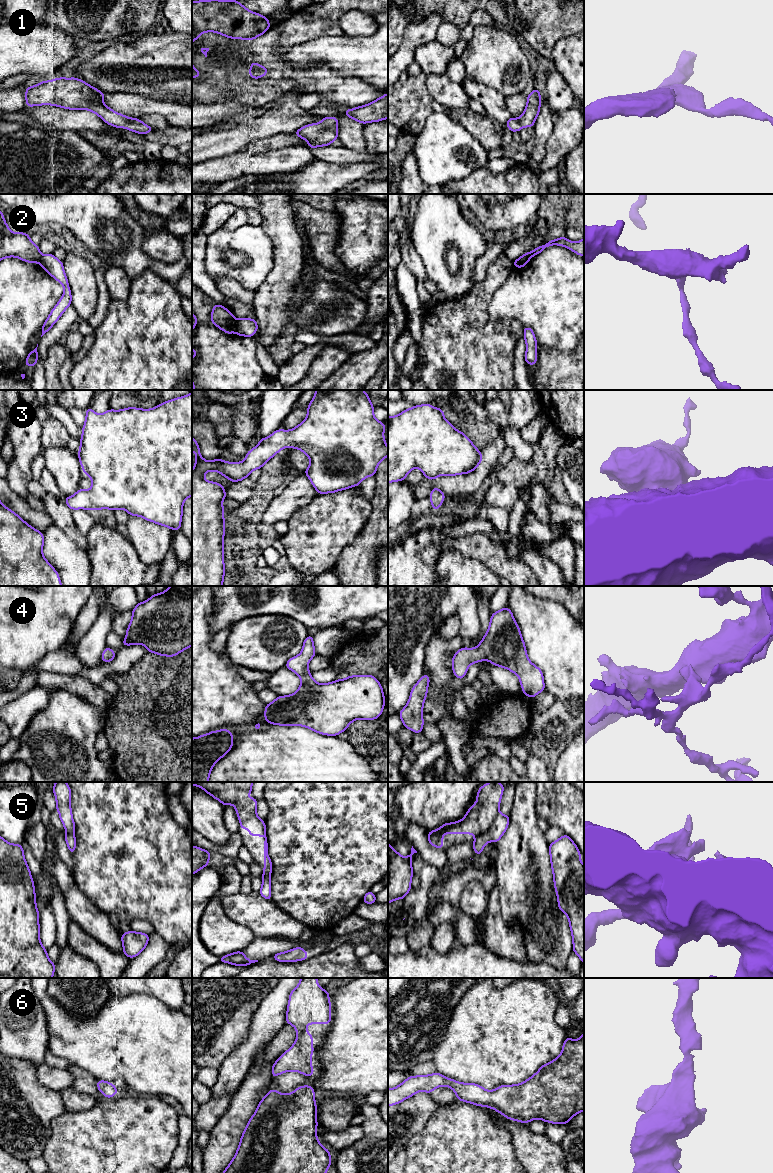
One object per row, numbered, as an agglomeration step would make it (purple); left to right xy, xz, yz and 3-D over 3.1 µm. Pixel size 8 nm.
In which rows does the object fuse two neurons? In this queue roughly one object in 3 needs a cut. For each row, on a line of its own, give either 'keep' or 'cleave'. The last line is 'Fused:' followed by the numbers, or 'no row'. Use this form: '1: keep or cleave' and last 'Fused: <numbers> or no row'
1: keep
2: cleave
3: keep
4: keep
5: cleave
6: keep
Fused: 2, 5

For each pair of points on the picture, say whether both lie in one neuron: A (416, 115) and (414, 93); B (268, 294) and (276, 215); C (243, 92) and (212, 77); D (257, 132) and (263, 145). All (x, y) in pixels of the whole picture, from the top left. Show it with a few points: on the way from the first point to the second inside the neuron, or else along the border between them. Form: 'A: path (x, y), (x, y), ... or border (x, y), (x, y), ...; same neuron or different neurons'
A: path (414, 110), (414, 98); same neuron
B: path (283, 275), (283, 235); same neuron
C: path (235, 86), (220, 85); same neuron
D: border (283, 133), (255, 139), (244, 149); different neurons

